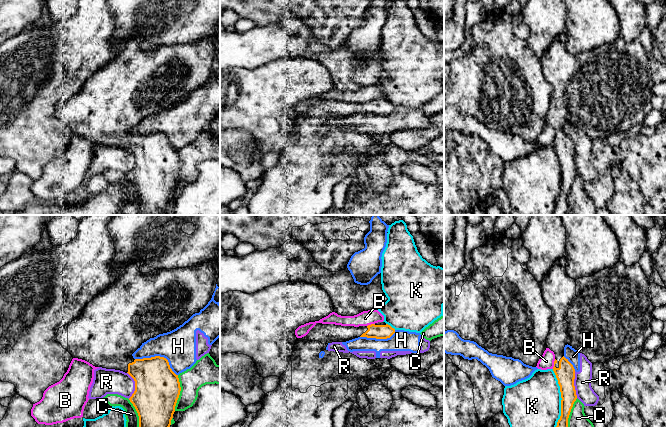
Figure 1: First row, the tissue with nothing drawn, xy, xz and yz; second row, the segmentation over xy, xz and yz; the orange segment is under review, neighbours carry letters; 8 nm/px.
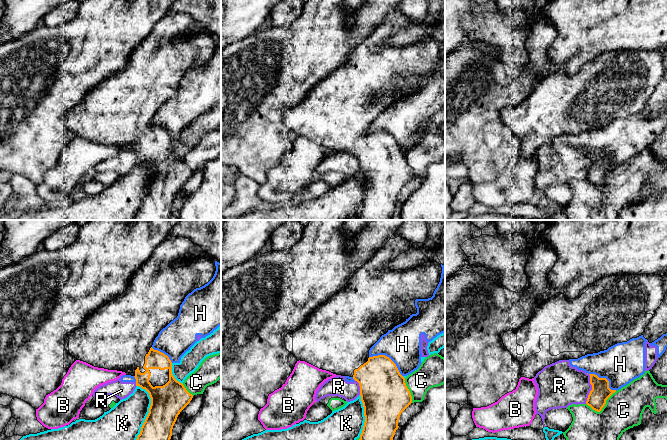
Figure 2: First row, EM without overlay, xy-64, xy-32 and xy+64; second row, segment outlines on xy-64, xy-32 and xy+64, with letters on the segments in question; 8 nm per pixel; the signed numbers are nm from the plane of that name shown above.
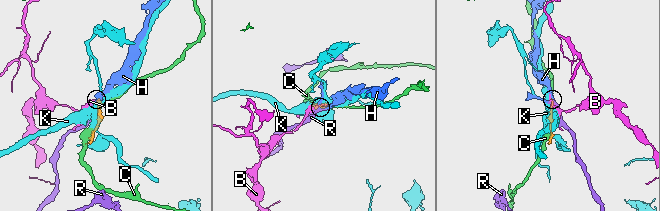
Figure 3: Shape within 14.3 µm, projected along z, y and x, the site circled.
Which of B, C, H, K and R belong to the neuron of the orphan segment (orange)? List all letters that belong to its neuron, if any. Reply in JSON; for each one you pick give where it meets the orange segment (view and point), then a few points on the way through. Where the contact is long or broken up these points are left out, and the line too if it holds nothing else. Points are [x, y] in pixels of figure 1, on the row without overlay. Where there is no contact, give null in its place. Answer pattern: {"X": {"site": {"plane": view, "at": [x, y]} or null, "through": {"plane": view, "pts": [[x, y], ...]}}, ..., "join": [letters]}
{"join": []}

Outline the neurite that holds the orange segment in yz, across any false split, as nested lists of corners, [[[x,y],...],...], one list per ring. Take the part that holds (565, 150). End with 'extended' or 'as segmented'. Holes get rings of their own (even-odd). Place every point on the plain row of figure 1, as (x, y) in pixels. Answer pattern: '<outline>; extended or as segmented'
[[[565,32],[557,36],[539,59],[542,73],[552,86],[546,121],[555,130],[553,147],[562,174],[561,192],[552,215],[566,215],[568,194],[577,175],[574,162],[575,145],[564,133],[564,123],[570,121],[584,130],[592,140],[604,140],[612,133],[626,132],[642,123],[653,109],[650,103],[654,85],[649,73],[650,57],[639,39],[626,42],[619,37],[611,44],[595,49],[594,52],[577,56],[567,51],[566,39]]]; extended

